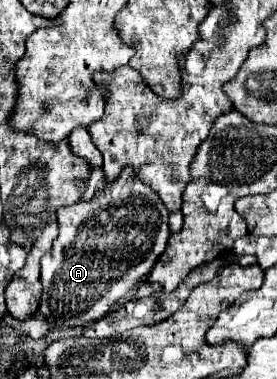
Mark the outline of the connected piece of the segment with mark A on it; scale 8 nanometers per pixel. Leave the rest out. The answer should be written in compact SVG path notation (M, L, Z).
M123 167L113 183L105 189L97 191L89 201L79 201L69 207L61 207L57 211L59 219L59 235L53 241L53 247L41 259L41 313L43 315L59 315L53 325L89 325L95 319L101 319L109 307L123 297L143 275L147 275L155 263L155 259L165 251L165 243L169 239L169 211L147 187L139 175L135 175L133 167Z

